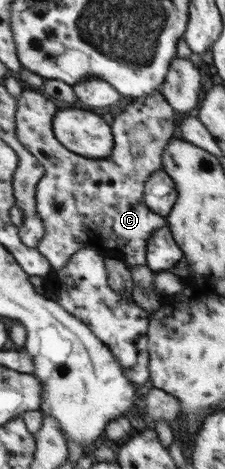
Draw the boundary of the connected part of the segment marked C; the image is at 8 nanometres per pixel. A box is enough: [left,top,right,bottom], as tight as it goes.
[18,88,176,271]

